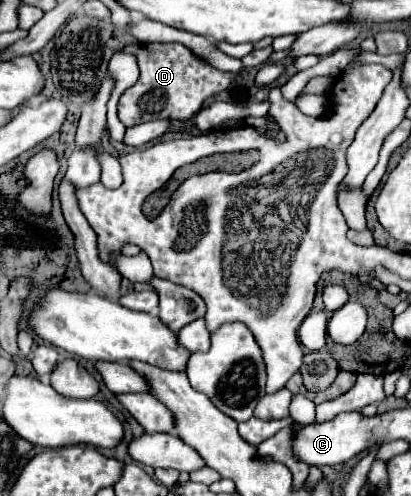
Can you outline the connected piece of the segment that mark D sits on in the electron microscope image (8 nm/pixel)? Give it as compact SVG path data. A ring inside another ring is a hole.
M178 42L128 44L122 48L122 52L136 54L140 66L138 82L132 88L124 90L118 102L118 118L124 122L124 126L136 126L152 120L188 120L202 108L204 100L214 94L220 94L234 80L232 72L222 72L202 60L196 60L196 56L184 44Z

